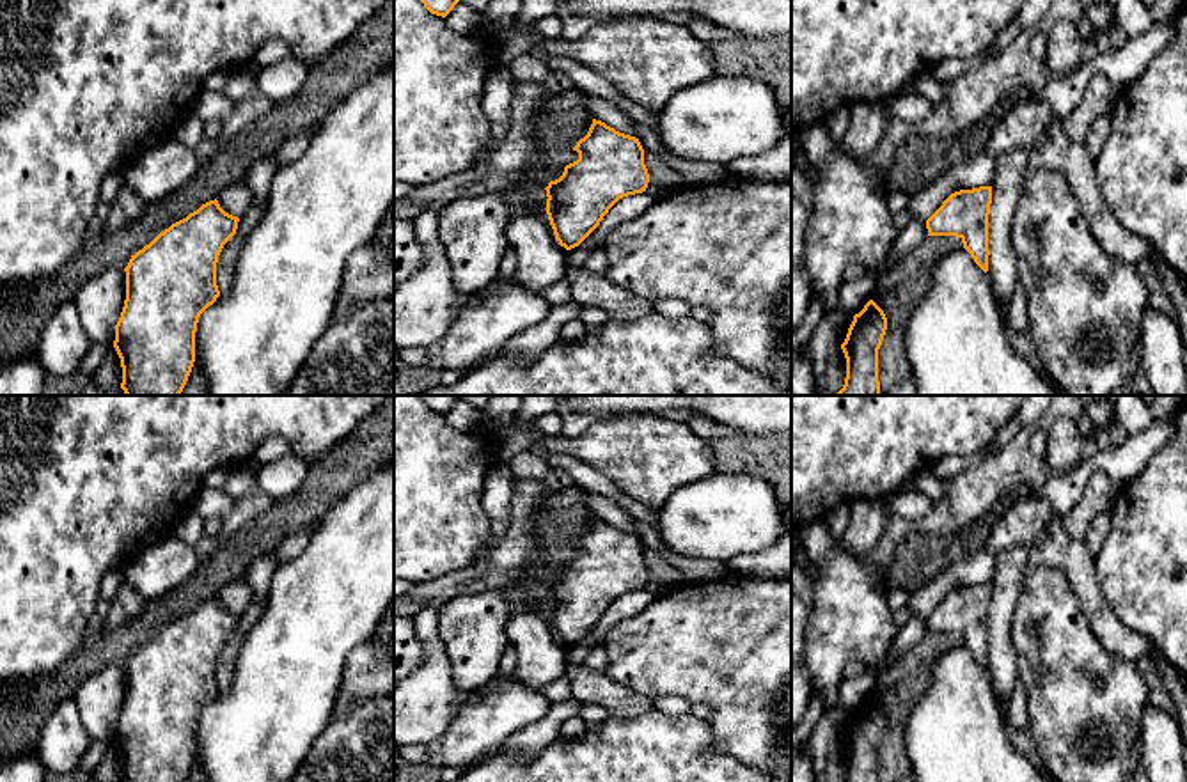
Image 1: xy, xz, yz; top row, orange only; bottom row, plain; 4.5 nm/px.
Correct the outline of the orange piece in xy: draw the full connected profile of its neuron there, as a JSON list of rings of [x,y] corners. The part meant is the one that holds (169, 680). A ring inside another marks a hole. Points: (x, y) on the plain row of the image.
[[[215,596],[131,653],[124,665],[126,697],[114,738],[122,764],[121,782],[186,782],[195,759],[197,720],[220,693],[216,660],[224,642],[236,631],[238,619]]]

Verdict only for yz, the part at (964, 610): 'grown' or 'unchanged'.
unchanged

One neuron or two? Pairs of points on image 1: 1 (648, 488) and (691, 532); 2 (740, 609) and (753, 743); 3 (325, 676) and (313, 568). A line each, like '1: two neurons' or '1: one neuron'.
1: two neurons
2: one neuron
3: one neuron

